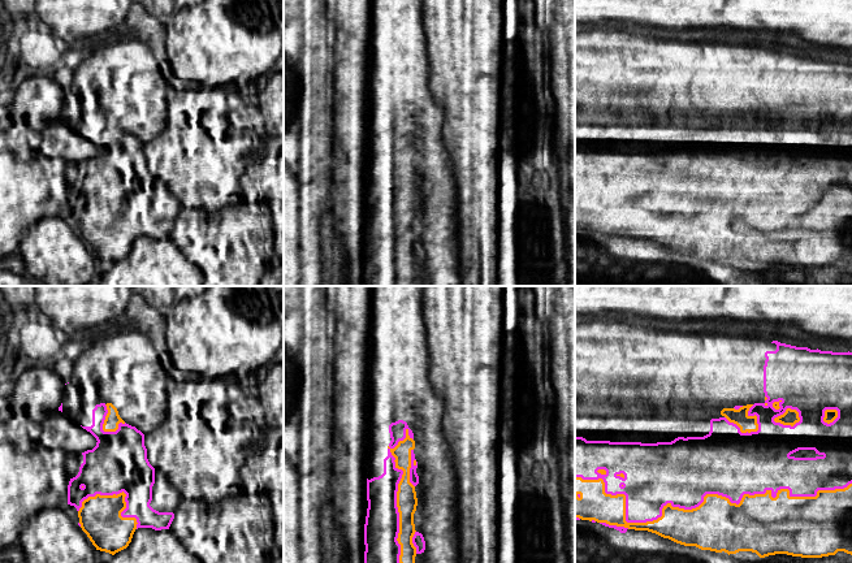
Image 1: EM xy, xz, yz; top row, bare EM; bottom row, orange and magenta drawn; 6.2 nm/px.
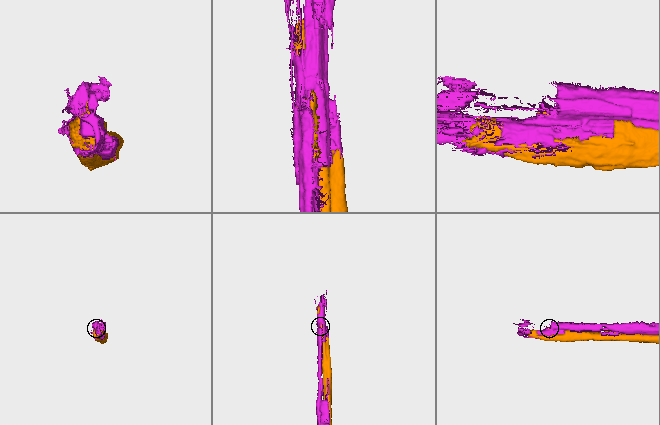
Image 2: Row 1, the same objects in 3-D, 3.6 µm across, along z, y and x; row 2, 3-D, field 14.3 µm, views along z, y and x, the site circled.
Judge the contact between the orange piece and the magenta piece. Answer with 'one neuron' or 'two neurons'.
two neurons

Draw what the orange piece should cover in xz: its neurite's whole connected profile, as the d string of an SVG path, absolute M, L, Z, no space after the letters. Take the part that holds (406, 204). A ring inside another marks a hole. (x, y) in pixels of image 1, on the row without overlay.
M406 138L406 147L399 150L394 157L390 157L390 161L395 166L395 177L403 179L397 200L397 216L399 221L399 242L397 250L401 254L399 272L407 278L410 286L421 286L418 281L411 281L415 276L416 265L412 246L416 241L414 222L418 215L415 195L410 191L411 160L414 157L415 150L408 144L408 138Z

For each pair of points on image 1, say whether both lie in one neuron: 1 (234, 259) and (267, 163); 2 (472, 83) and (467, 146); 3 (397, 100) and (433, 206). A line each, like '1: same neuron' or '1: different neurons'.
1: same neuron
2: same neuron
3: same neuron

